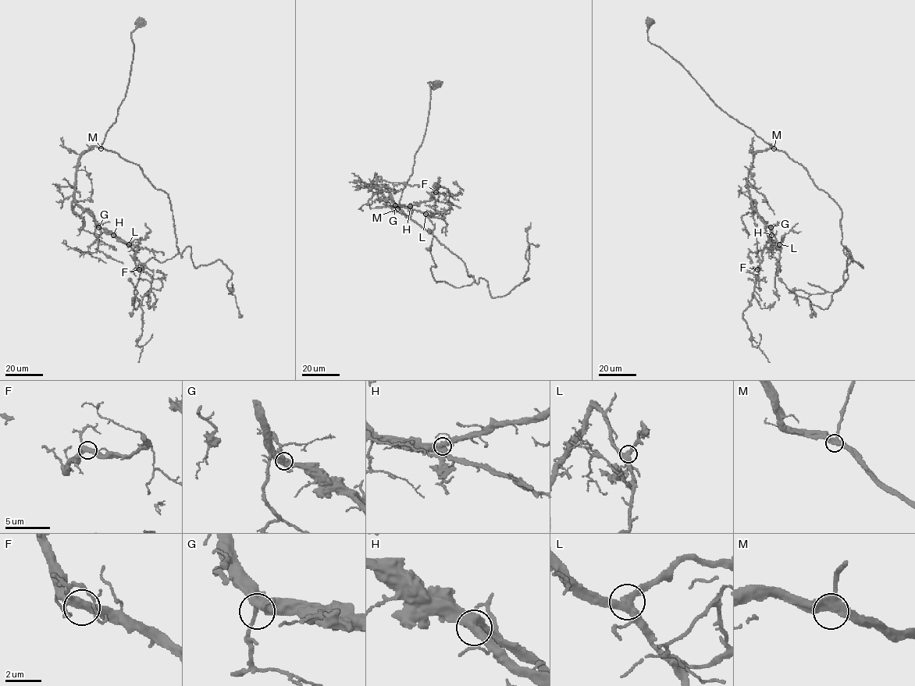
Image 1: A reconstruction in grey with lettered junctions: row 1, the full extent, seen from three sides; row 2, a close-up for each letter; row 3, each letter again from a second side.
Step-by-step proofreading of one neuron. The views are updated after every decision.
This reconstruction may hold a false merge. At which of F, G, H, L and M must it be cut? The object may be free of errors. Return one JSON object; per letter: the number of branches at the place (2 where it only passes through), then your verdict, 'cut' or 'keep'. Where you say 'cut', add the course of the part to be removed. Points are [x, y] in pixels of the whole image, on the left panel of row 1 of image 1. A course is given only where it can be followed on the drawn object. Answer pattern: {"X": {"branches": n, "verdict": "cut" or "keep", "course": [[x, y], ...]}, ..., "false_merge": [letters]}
{"F": {"branches": 4, "verdict": "keep"}, "G": {"branches": 4, "verdict": "keep"}, "H": {"branches": 4, "verdict": "keep"}, "L": {"branches": 4, "verdict": "keep"}, "M": {"branches": 3, "verdict": "keep"}, "false_merge": []}

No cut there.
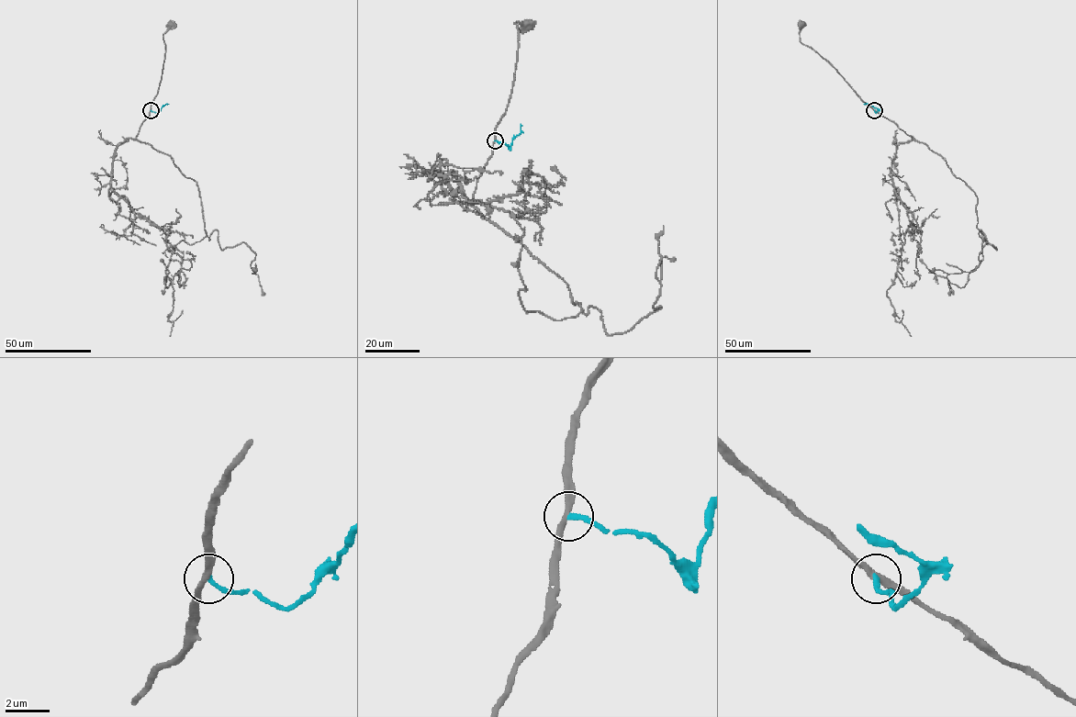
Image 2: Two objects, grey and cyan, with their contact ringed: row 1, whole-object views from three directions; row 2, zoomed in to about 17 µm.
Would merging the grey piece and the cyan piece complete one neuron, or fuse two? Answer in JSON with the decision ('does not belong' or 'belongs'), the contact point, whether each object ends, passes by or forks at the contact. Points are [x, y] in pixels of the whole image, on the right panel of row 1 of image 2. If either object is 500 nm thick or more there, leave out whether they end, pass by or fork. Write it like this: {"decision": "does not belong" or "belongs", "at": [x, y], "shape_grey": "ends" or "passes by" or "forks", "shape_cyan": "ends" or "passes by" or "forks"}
{"decision": "does not belong", "at": [874, 110], "shape_grey": "passes by", "shape_cyan": "ends"}

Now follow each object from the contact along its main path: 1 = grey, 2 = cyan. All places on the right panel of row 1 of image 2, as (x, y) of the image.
1: (874, 110), (830, 64), (800, 40), (801, 25)
2: (874, 110), (876, 113), (878, 109), (864, 104)

